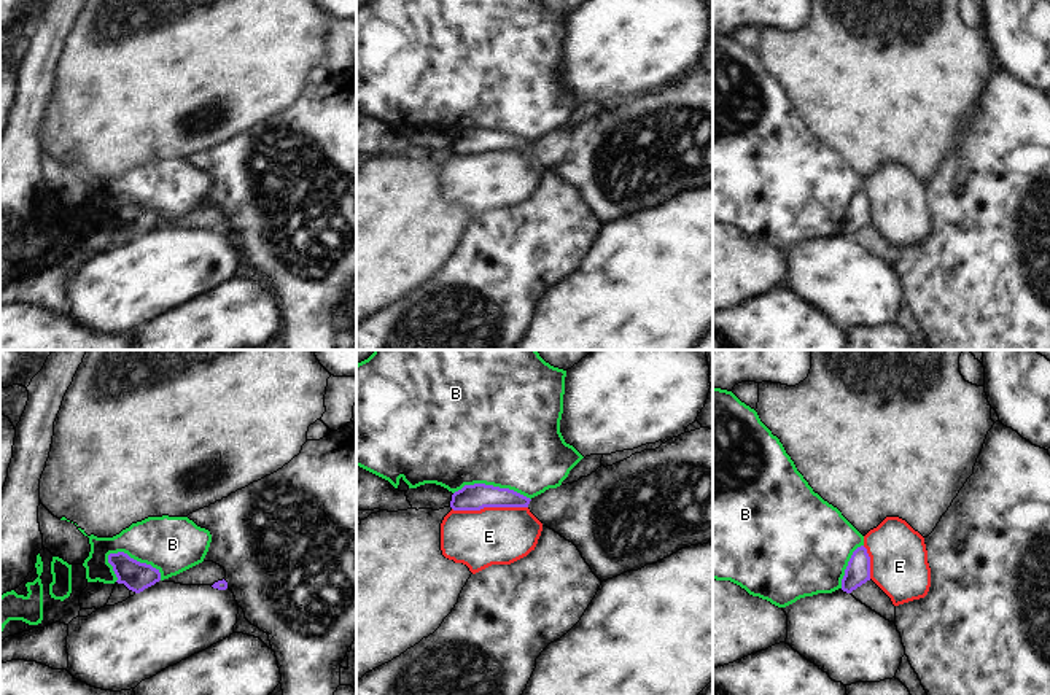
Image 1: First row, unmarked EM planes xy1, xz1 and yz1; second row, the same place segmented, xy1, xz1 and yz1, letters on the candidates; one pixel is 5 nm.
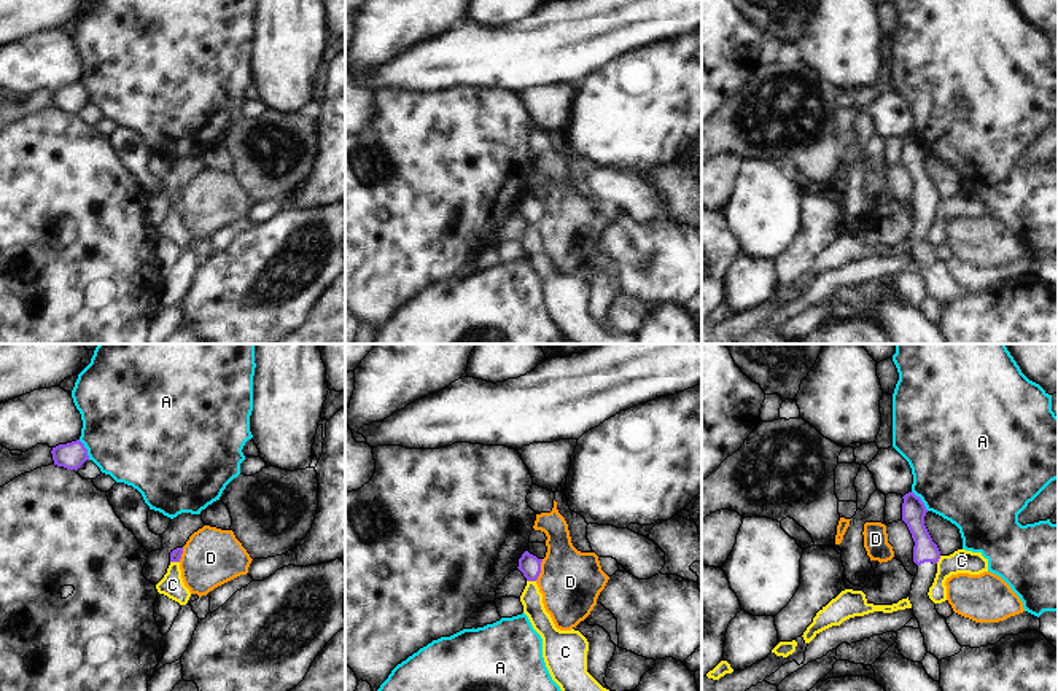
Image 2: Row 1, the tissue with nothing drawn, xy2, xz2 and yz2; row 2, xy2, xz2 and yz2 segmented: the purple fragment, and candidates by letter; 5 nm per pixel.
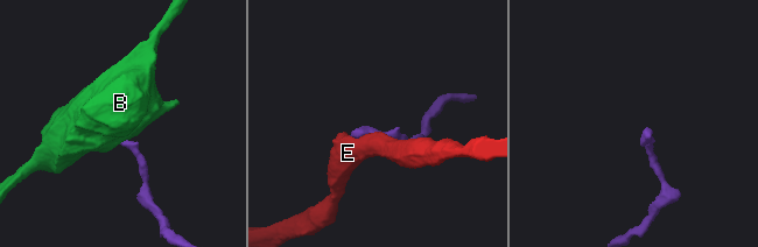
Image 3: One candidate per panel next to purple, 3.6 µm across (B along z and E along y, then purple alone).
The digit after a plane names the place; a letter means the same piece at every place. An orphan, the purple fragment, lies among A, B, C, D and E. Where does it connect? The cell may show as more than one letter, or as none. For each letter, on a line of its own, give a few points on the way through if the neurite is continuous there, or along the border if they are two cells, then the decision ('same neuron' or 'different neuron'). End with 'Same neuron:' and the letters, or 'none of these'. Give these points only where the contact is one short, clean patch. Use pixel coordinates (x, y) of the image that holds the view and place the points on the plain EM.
A: different neuron
B: border xy1 (107, 199), (126, 196), (140, 205), (150, 207), (161, 223); different neuron
C: border xz2 (527, 223), (535, 225); different neuron
D: border xz2 (543, 203), (540, 218), (535, 223); different neuron
E: border xz1 (527, 150), (452, 153); different neuron
Same neuron: none of these

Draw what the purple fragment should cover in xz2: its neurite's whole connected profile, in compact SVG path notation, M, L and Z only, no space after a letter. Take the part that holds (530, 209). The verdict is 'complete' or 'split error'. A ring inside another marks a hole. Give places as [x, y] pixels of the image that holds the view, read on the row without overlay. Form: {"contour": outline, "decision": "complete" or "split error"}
{"contour": "M525 194L519 202L517 212L523 217L527 224L536 224L541 217L541 205L543 202L538 202L536 199Z", "decision": "complete"}

